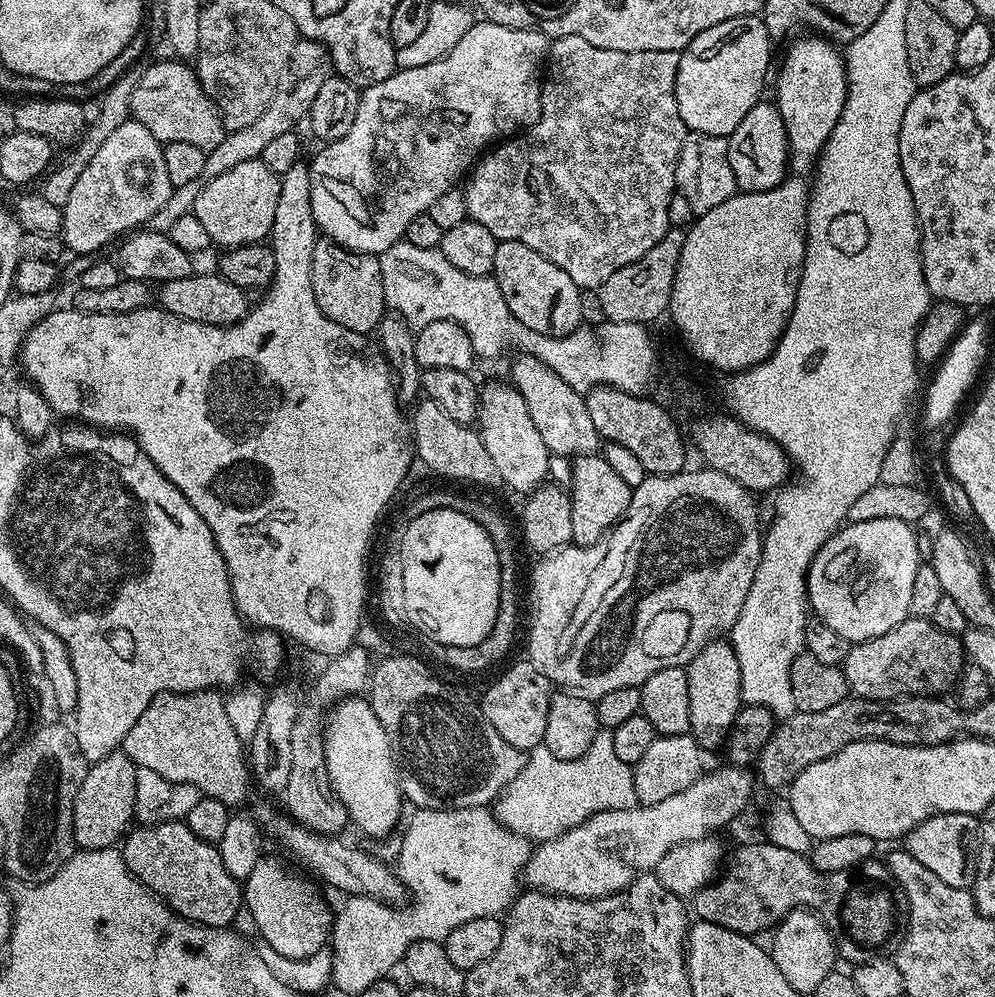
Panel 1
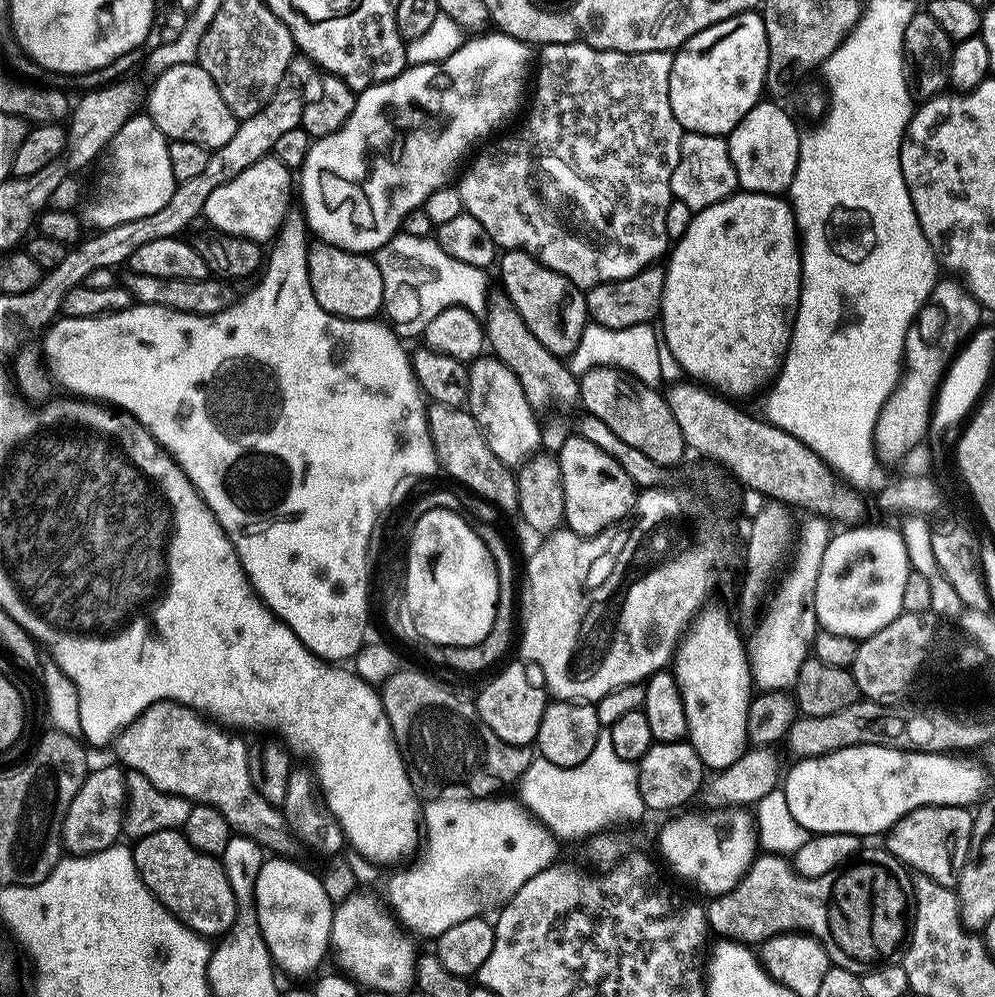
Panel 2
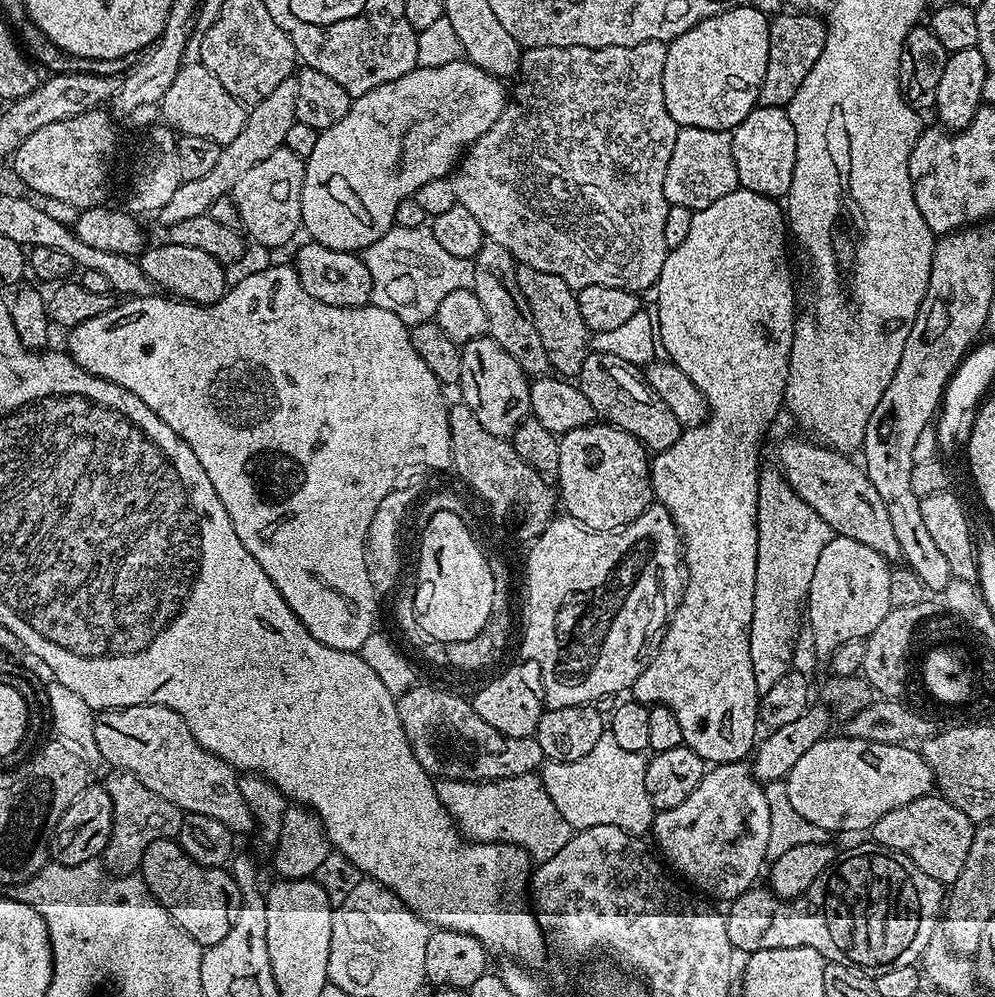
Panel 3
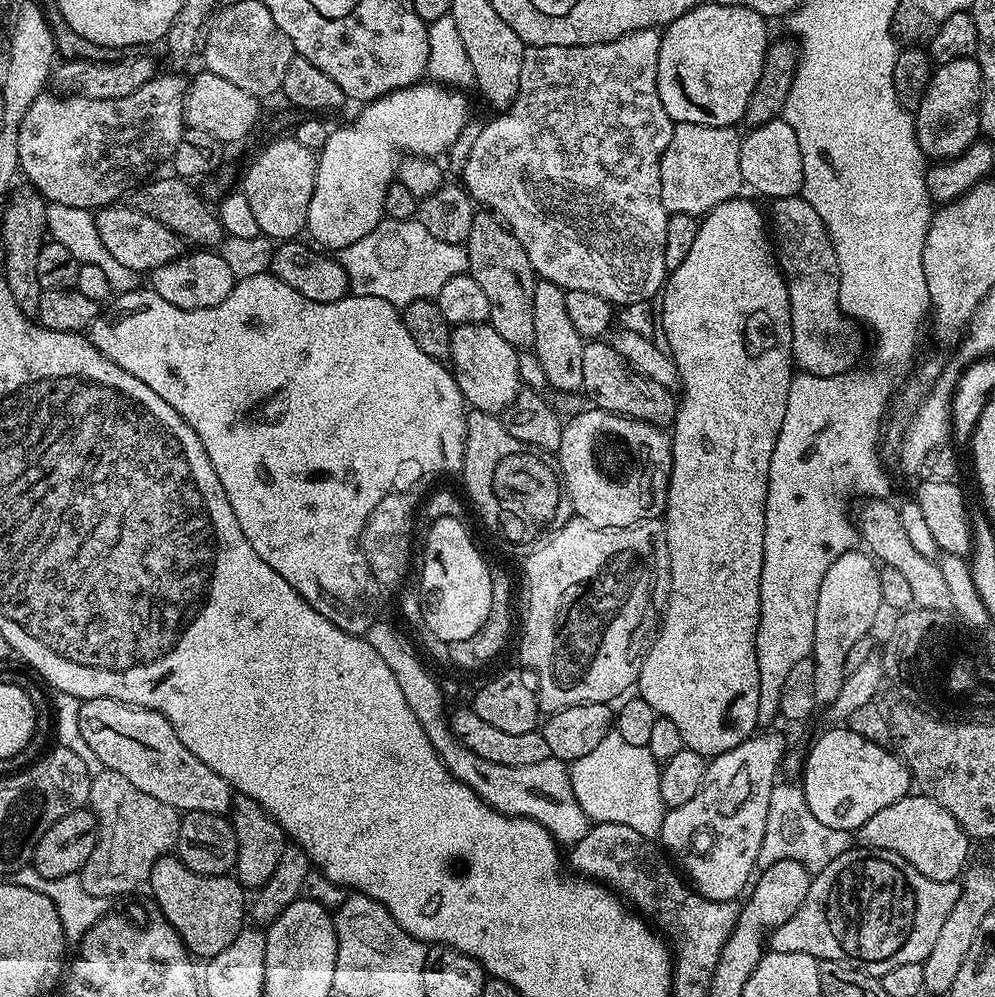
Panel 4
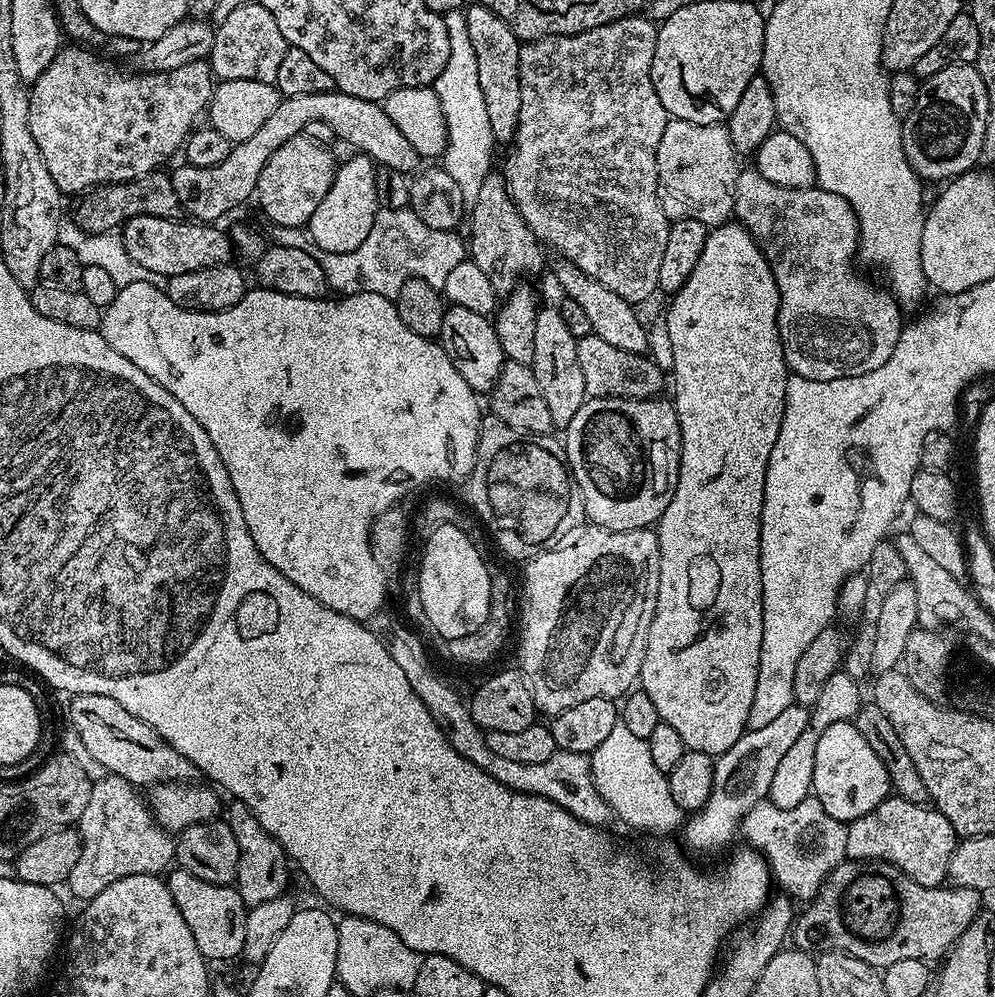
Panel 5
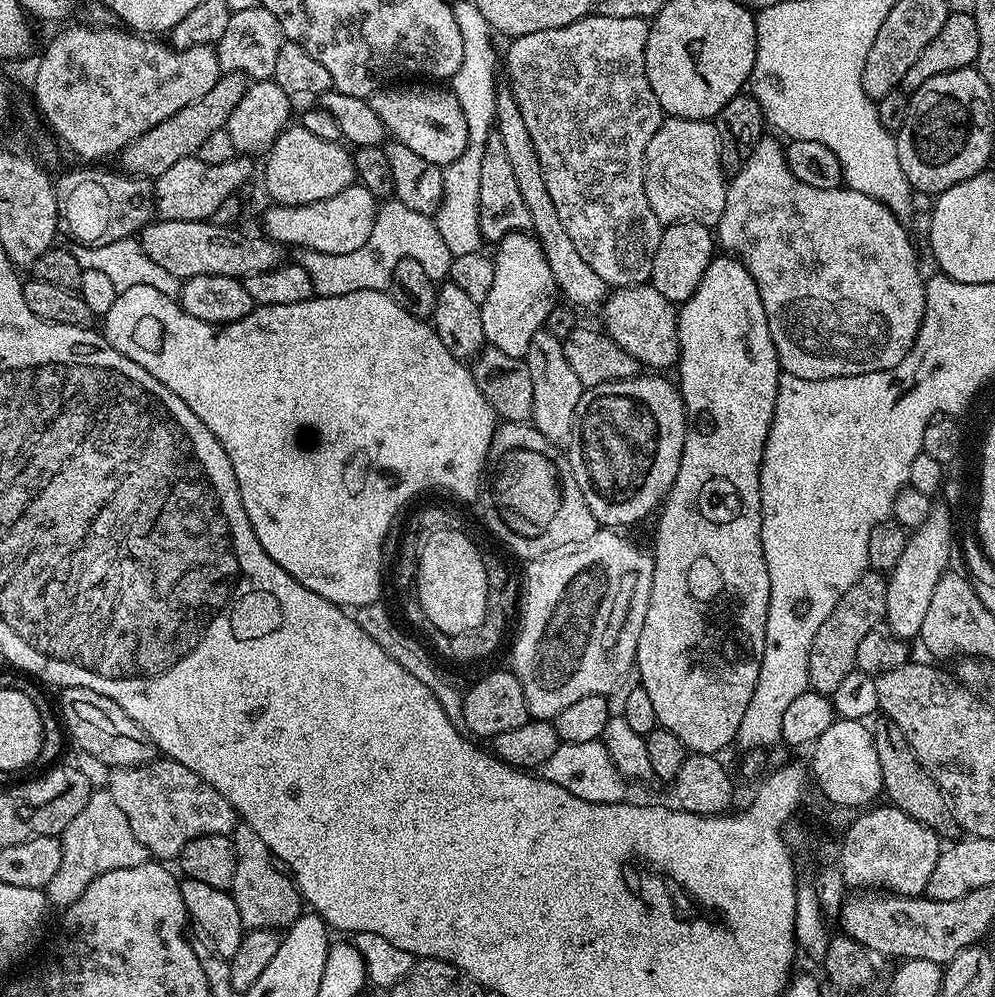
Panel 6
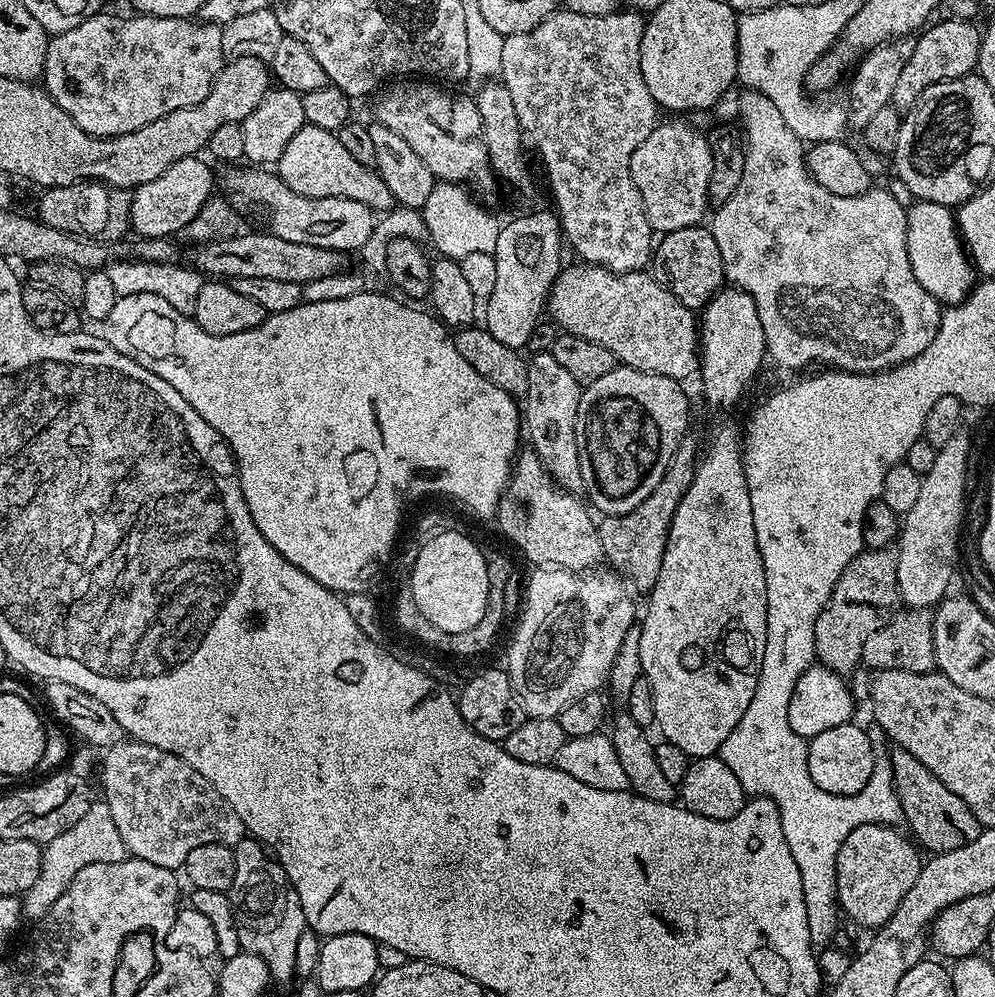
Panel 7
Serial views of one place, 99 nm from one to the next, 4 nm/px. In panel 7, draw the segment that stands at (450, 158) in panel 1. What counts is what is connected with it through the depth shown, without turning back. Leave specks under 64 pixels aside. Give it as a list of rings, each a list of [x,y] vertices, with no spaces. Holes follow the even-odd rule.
[[[232,166],[224,176],[223,195],[229,203],[240,213],[241,217],[253,220],[253,225],[259,226],[263,231],[274,234],[278,238],[286,238],[286,242],[306,242],[306,246],[322,246],[330,250],[338,250],[345,254],[363,249],[370,238],[374,227],[374,213],[362,202],[354,202],[350,198],[306,198],[302,194],[294,194],[286,182],[272,170],[265,170],[260,166]]]

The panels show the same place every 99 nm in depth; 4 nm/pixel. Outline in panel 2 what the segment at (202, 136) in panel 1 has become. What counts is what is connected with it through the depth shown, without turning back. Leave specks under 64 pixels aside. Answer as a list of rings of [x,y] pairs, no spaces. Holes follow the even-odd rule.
[[[169,63],[169,68],[152,84],[152,89],[146,92],[146,112],[152,117],[152,121],[162,130],[162,134],[169,141],[181,140],[182,142],[198,142],[209,150],[226,146],[230,138],[234,138],[234,130],[238,123],[236,115],[222,102],[222,94],[218,94],[218,86],[214,86],[214,78],[202,70],[200,64],[176,64]]]

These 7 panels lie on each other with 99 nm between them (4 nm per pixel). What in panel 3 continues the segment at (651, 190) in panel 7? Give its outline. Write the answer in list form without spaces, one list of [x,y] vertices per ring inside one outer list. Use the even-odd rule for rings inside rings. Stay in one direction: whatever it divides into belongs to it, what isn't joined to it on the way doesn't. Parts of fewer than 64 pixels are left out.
[[[680,128],[676,133],[674,154],[666,166],[664,193],[669,204],[686,206],[693,210],[710,206],[718,198],[726,198],[740,187],[738,170],[734,166],[731,131],[719,132],[705,128]]]

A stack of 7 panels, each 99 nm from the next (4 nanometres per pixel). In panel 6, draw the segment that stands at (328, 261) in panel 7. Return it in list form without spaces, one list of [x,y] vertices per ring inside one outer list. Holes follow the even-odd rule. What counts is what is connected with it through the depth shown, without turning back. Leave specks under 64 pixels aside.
[[[153,219],[151,224],[141,228],[138,239],[146,258],[157,266],[163,266],[181,282],[195,276],[235,276],[243,278],[250,274],[262,274],[285,263],[285,245],[268,239],[263,234],[247,236],[235,227],[224,227],[207,220],[162,220]]]

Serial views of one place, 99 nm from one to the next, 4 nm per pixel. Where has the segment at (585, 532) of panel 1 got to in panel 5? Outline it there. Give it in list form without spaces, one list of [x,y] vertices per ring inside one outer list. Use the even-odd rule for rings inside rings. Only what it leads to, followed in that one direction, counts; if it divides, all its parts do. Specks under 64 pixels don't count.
[[[594,396],[585,399],[578,414],[574,414],[568,427],[563,429],[562,443],[568,456],[568,466],[582,494],[585,517],[595,527],[615,532],[652,528],[662,518],[666,506],[670,506],[670,498],[674,498],[674,490],[678,486],[682,434],[675,403],[664,399]]]

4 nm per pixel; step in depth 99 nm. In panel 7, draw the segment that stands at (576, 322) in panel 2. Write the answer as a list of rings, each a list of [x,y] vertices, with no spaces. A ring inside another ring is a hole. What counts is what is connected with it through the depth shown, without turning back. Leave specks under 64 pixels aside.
[[[551,351],[535,353],[528,360],[528,381],[522,397],[522,428],[526,433],[526,440],[530,443],[531,451],[538,454],[538,458],[551,474],[553,482],[565,492],[579,493],[584,487],[582,482],[582,462],[578,458],[578,438],[576,437],[576,423],[578,422],[578,402],[582,385],[574,382],[574,377],[558,363],[558,358],[552,356]]]

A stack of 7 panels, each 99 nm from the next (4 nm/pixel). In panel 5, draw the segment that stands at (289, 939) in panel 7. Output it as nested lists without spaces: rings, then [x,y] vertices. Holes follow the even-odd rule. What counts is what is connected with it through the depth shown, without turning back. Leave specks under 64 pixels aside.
[[[232,800],[229,805],[229,808],[228,805],[226,808],[226,819],[228,825],[234,830],[234,838],[238,842],[238,870],[234,887],[238,890],[242,902],[251,906],[270,902],[270,898],[285,895],[289,891],[288,868],[290,869],[290,861],[284,853],[283,846],[273,836],[266,834],[266,830],[262,830],[262,826],[258,822],[258,818],[254,818],[250,806],[237,800]]]

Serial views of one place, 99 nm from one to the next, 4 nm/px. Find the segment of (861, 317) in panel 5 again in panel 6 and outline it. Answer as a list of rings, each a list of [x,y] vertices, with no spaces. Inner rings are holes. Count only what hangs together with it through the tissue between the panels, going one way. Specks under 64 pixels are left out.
[[[765,134],[756,141],[750,158],[746,158],[743,166],[728,180],[726,210],[722,210],[722,218],[714,225],[714,236],[727,255],[737,257],[746,266],[746,270],[750,270],[758,286],[758,294],[762,294],[762,306],[766,306],[766,322],[770,326],[770,338],[774,338],[774,350],[780,359],[781,369],[794,378],[825,380],[854,374],[870,374],[898,366],[898,362],[902,362],[902,358],[906,358],[906,354],[912,349],[926,310],[926,276],[925,273],[920,273],[916,248],[904,229],[905,221],[894,215],[882,202],[870,198],[870,194],[862,194],[847,186],[818,190],[818,186],[806,186],[806,182],[798,182],[798,178],[794,178],[794,174],[790,174],[788,169],[784,157],[785,145],[775,135],[771,135]]]

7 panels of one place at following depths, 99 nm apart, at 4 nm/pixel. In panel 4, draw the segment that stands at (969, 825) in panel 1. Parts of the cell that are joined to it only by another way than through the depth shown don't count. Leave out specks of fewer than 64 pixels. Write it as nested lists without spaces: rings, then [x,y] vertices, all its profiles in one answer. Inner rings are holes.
[[[923,794],[903,796],[898,802],[886,806],[886,810],[878,810],[878,814],[874,814],[874,818],[870,818],[858,830],[858,840],[865,848],[890,850],[894,854],[898,854],[898,858],[906,858],[906,862],[910,862],[910,866],[914,866],[914,870],[918,870],[918,874],[922,874],[934,882],[956,880],[969,863],[969,861],[967,862],[968,843],[970,843],[968,833],[954,818],[954,814],[950,814],[950,810],[938,806],[938,802],[934,802],[929,796]]]

